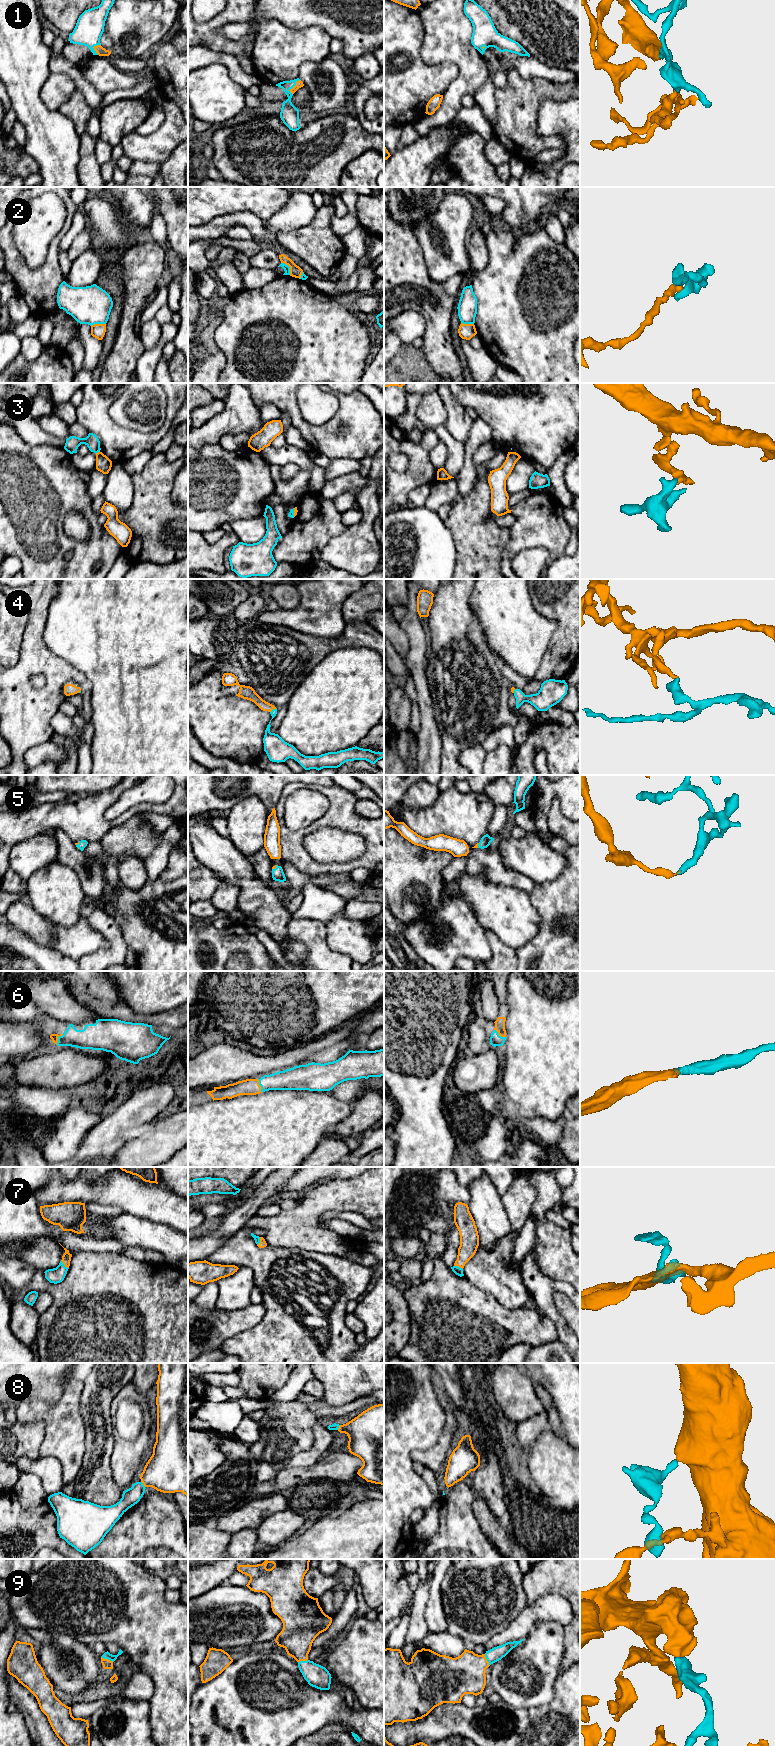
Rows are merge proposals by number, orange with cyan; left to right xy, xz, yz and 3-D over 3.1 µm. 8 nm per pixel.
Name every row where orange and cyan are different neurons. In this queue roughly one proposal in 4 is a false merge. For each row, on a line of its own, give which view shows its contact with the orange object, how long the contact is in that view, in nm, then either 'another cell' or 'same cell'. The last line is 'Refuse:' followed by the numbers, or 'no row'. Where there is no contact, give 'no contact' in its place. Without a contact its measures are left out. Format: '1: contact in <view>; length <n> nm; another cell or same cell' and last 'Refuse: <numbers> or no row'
1: contact in xz; length 140 nm; same cell
2: contact in xz; length 130 nm; another cell
3: contact in xy; length 40 nm; another cell
4: contact in xz; length 70 nm; same cell
5: contact in xz; length 60 nm; same cell
6: contact in yz; length 120 nm; same cell
7: contact in xy; length 90 nm; same cell
8: contact in xy; length 60 nm; same cell
9: contact in xy; length 110 nm; same cell
Refuse: 2, 3

